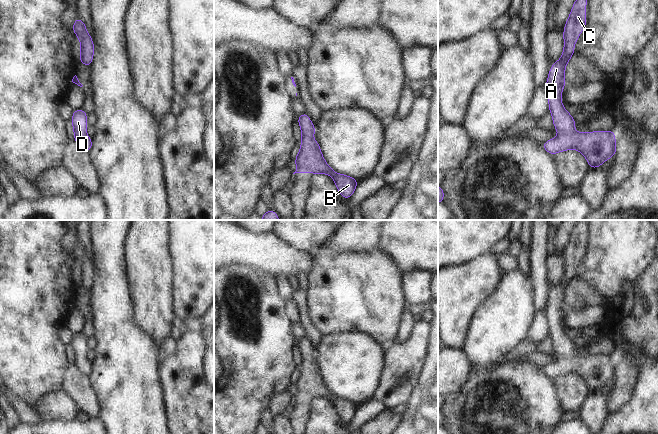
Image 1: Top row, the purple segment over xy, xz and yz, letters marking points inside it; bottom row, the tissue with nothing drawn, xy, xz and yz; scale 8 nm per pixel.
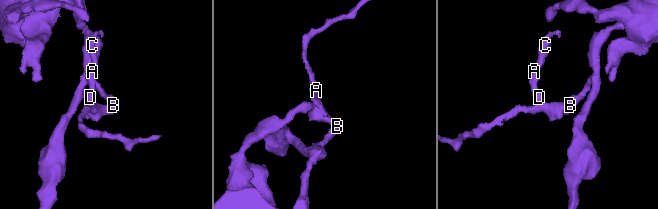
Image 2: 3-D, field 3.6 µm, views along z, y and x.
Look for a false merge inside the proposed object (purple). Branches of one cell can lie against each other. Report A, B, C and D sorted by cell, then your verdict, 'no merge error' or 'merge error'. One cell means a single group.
A B C D | no merge error

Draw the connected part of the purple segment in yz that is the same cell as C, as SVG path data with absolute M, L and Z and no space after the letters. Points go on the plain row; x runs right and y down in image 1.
M579 220L576 223L564 251L565 271L562 281L553 287L549 295L546 316L549 323L549 335L553 340L553 348L559 360L542 367L542 371L552 379L571 372L576 373L586 381L589 391L593 393L600 391L605 384L614 380L617 374L615 356L611 354L581 358L574 355L576 346L561 326L562 312L566 311L565 290L574 278L574 267L586 248L587 222L588 220Z

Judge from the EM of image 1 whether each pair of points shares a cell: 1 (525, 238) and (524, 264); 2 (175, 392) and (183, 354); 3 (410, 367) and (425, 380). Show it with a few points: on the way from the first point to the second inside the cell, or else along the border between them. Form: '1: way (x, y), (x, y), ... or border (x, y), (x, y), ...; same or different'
1: way (526, 244), (524, 258); same
2: way (183, 383), (184, 363); same
3: border (427, 353), (419, 381), (410, 397); different

